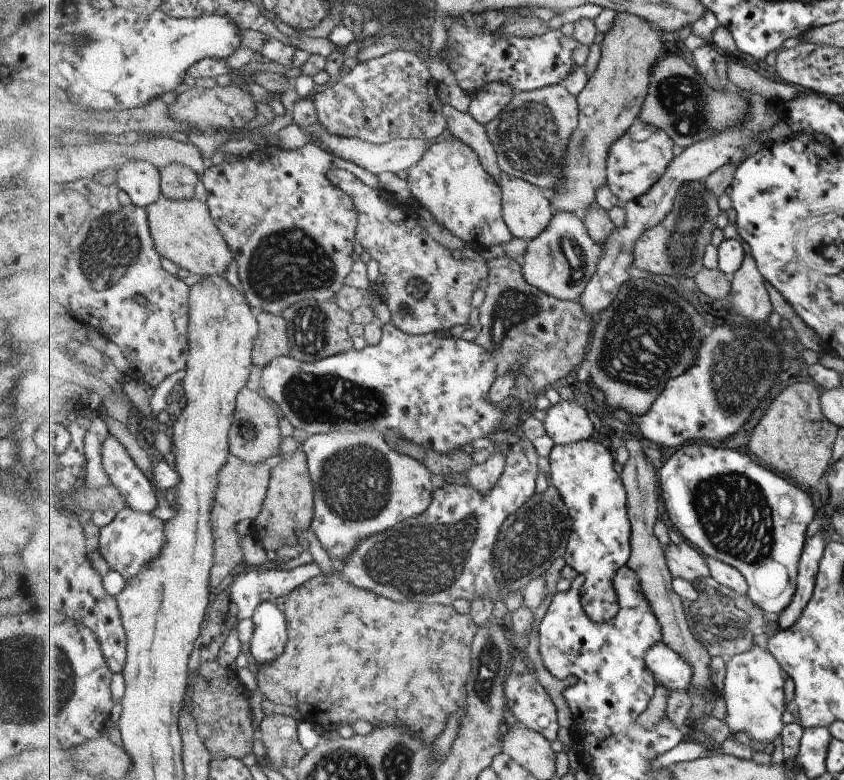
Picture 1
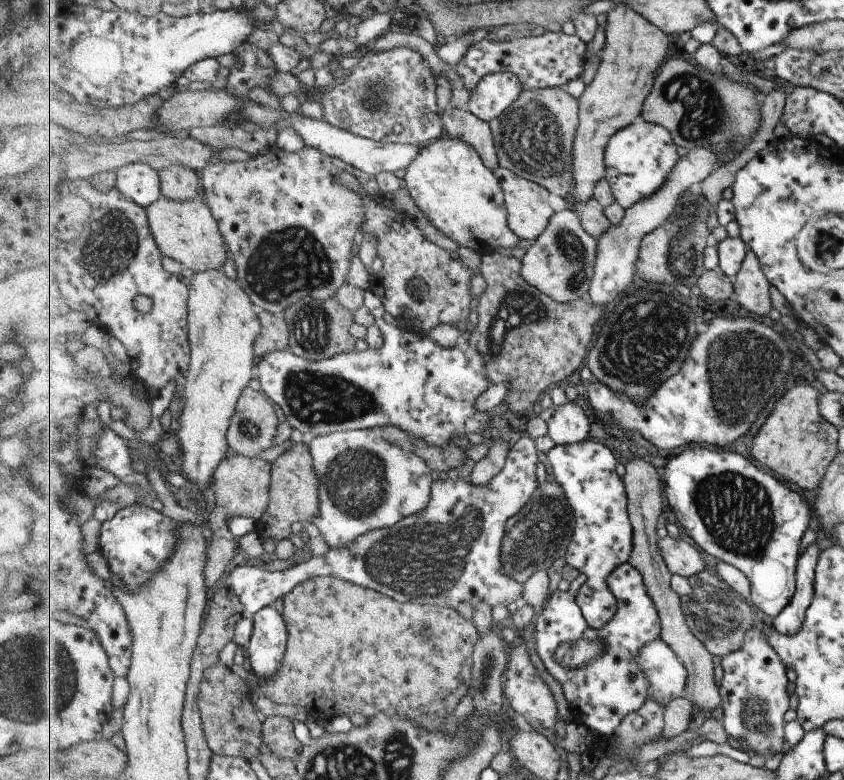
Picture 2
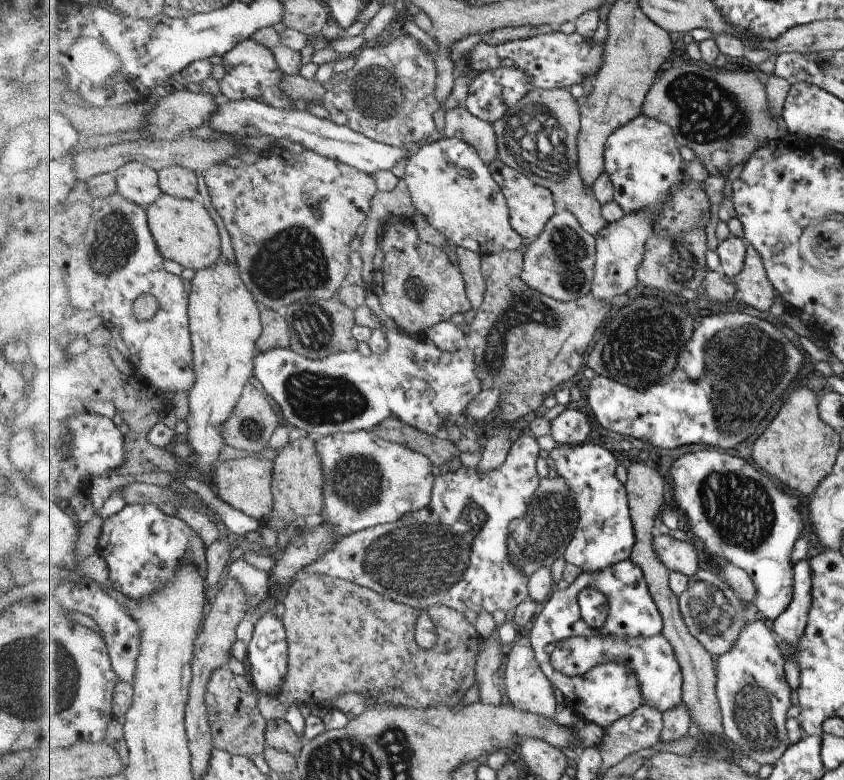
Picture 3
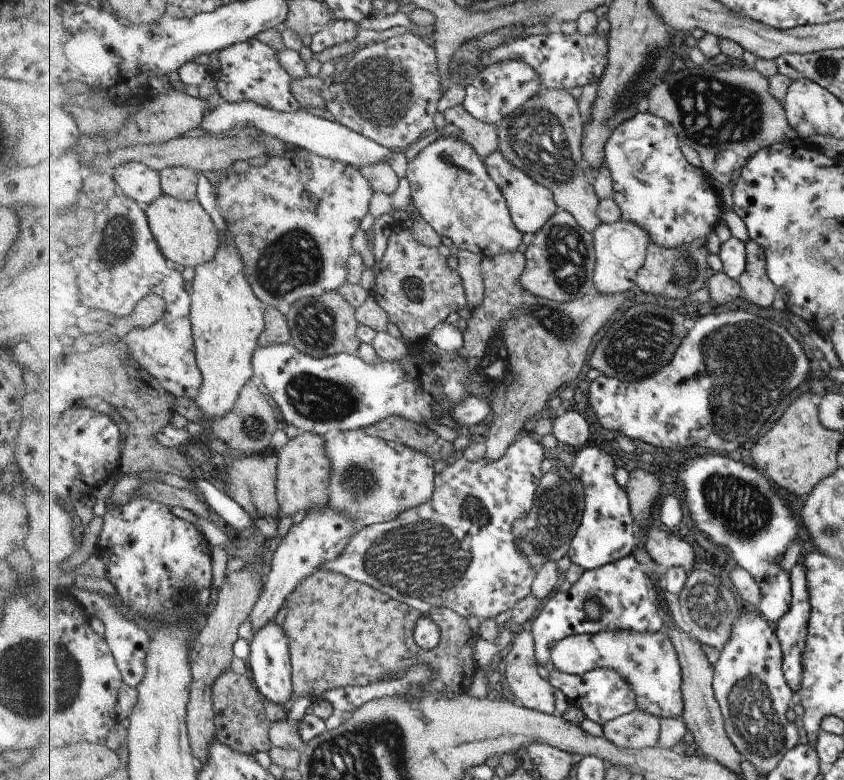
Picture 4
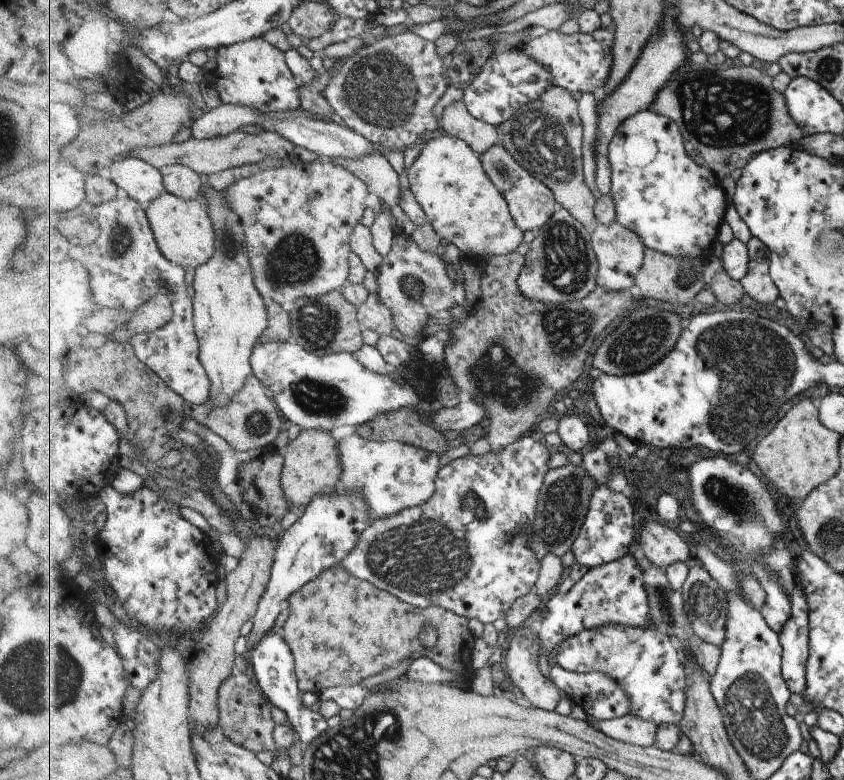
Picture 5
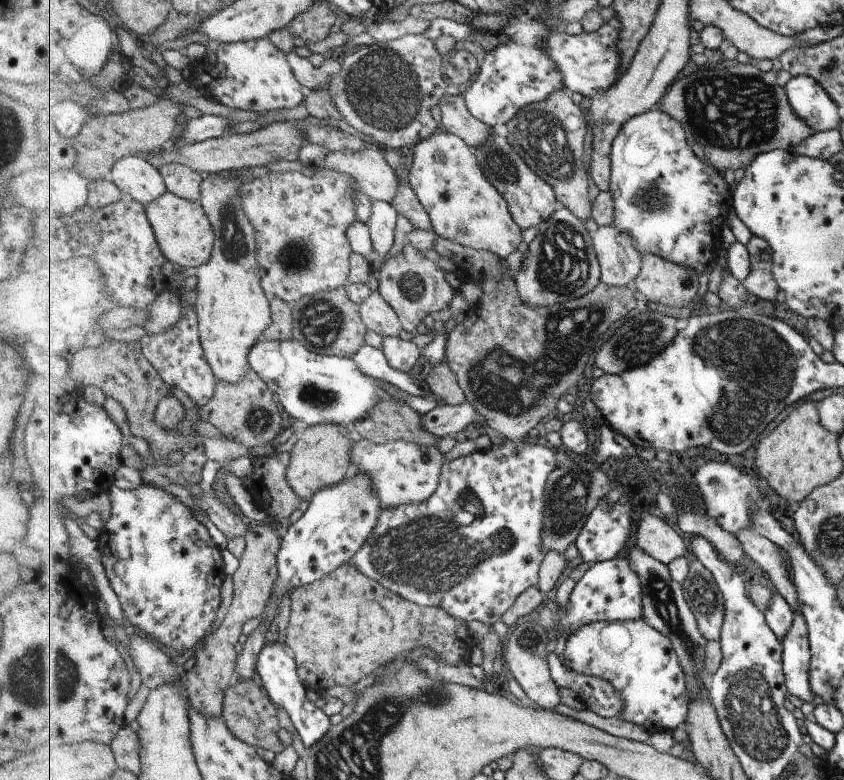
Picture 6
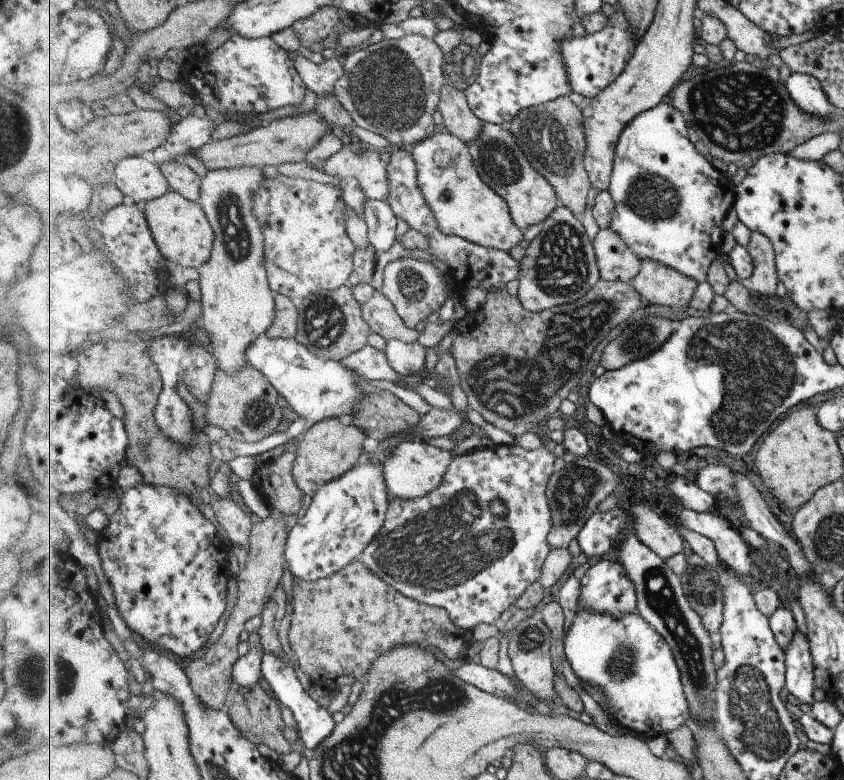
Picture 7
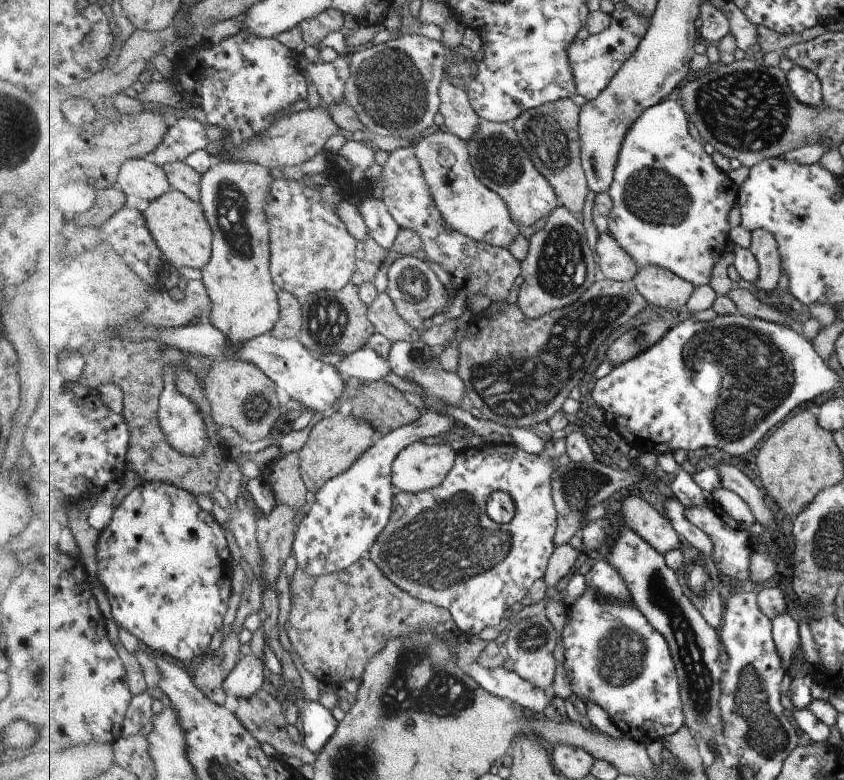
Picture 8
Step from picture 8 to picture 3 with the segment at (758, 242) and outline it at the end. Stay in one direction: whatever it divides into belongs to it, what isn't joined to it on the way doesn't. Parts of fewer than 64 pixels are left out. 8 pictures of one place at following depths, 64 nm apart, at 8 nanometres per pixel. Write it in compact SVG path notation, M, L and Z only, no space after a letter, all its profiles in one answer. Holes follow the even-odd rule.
M750 243L747 246L746 265L743 272L733 278L737 286L737 299L761 311L771 310L776 288L768 277L763 256Z

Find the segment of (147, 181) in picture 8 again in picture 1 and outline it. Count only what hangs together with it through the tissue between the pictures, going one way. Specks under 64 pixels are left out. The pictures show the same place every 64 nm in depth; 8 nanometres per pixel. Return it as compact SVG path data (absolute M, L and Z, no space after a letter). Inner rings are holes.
M128 161L118 170L116 183L134 205L147 208L162 197L162 171L147 161Z

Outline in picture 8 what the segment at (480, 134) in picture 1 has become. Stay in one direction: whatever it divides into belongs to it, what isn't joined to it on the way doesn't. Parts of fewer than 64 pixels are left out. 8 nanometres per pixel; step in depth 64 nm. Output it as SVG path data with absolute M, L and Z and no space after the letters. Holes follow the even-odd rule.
M446 77L440 86L440 94L440 113L444 117L443 129L459 135L464 141L471 140L471 136L477 134L481 118L471 106L467 89L455 86Z

